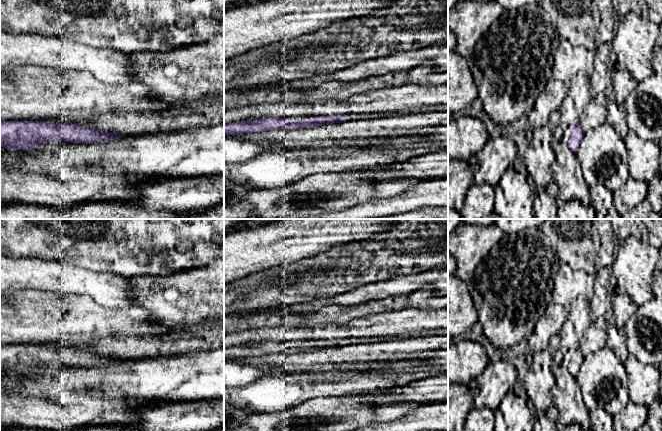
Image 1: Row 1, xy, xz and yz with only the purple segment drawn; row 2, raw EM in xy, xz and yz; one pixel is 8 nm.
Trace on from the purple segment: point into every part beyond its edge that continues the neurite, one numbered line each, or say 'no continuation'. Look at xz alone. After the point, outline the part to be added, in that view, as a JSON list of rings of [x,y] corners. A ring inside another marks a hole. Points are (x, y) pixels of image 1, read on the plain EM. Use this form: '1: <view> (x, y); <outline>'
1: xz (376, 339); [[[448,330],[433,331],[427,333],[416,333],[416,334],[400,334],[396,336],[374,336],[374,337],[360,337],[360,338],[349,338],[347,339],[347,345],[359,345],[367,343],[380,343],[392,340],[401,340],[406,338],[416,337],[427,337],[432,335],[448,335]]]

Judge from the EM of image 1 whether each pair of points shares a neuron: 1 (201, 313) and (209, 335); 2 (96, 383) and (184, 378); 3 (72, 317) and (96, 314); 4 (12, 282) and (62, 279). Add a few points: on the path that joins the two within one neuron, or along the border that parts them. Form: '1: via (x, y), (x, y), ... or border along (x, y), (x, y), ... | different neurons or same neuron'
1: border along (213, 321), (202, 321), (181, 327) | different neurons
2: via (118, 379), (162, 379) | same neuron
3: via (78, 317), (90, 317) | same neuron
4: via (24, 279), (50, 279) | same neuron

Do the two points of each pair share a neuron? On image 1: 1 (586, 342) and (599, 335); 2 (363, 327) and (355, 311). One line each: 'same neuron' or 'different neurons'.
1: same neuron
2: different neurons

